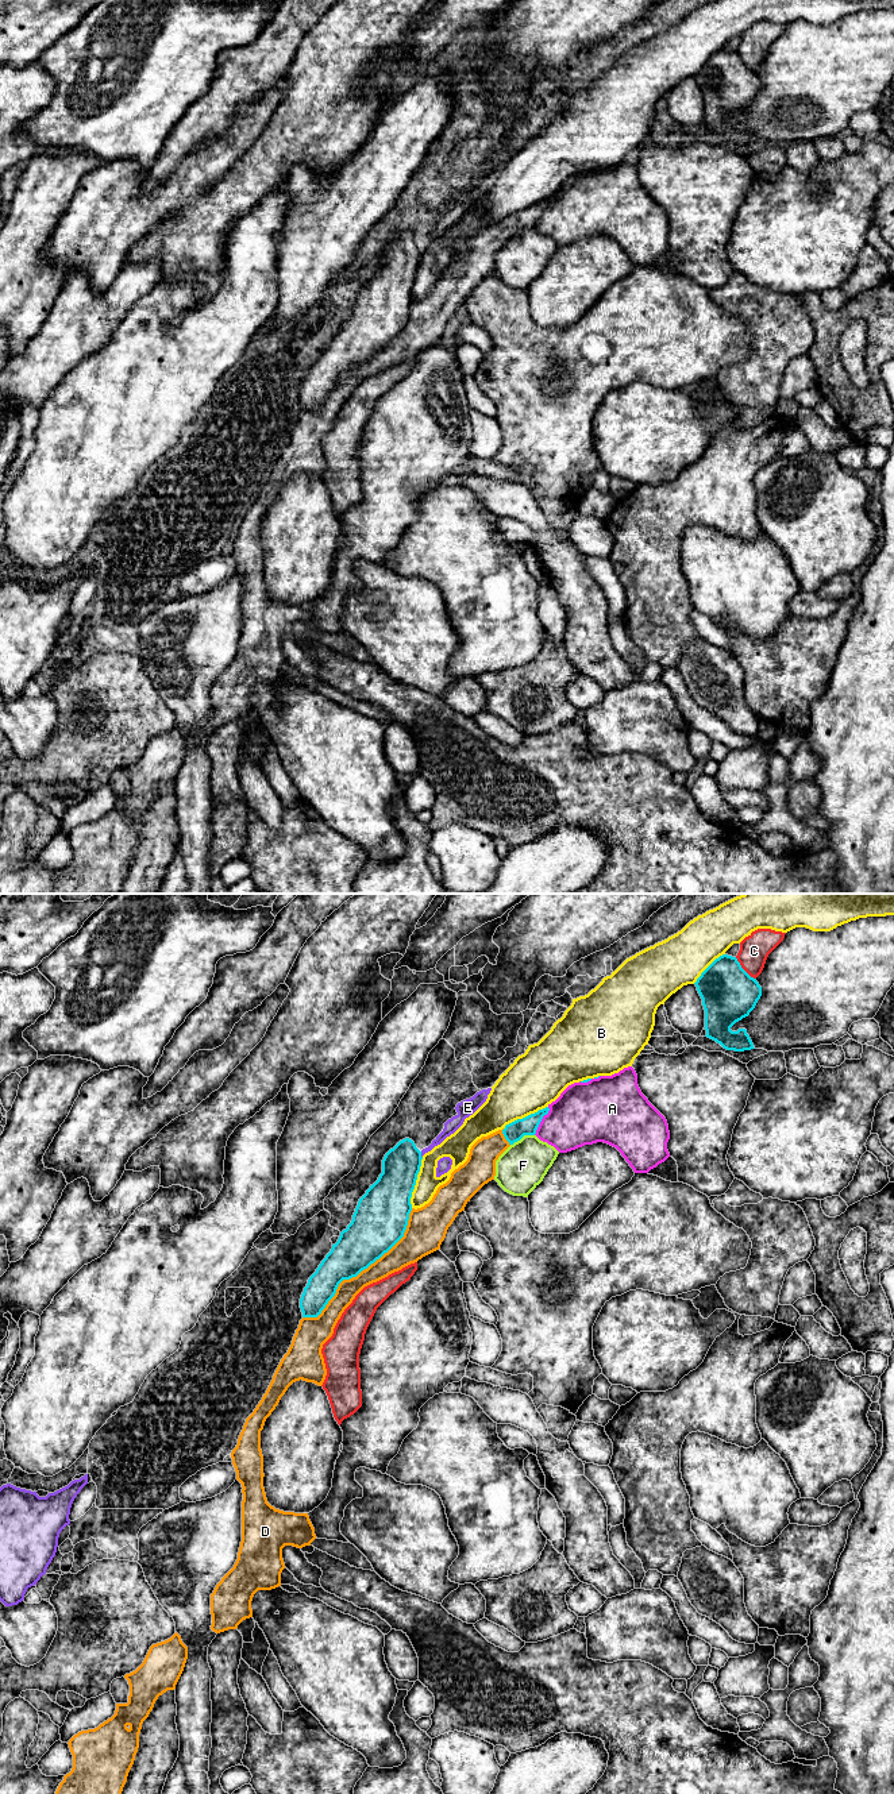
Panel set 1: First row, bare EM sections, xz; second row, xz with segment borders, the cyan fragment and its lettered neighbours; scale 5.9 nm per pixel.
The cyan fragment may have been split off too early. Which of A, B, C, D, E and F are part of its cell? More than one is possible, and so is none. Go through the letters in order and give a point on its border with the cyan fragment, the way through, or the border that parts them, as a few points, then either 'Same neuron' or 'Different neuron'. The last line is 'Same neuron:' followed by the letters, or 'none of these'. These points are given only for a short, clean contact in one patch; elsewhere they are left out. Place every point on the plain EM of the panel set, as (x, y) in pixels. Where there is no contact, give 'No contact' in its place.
A: Touches cyan at xz (540, 213). Different neuron
B: Touches cyan at xz (415, 276). Different neuron
C: Touches cyan at xz (743, 62). Different neuron
D: Touches cyan at xz (361, 363). Same neuron
E: Touches cyan at xz (420, 247). Different neuron
F: Touches cyan at xz (521, 230). Boundary: xz (534, 227), (526, 227), (511, 238). Different neuron
Same neuron: D

